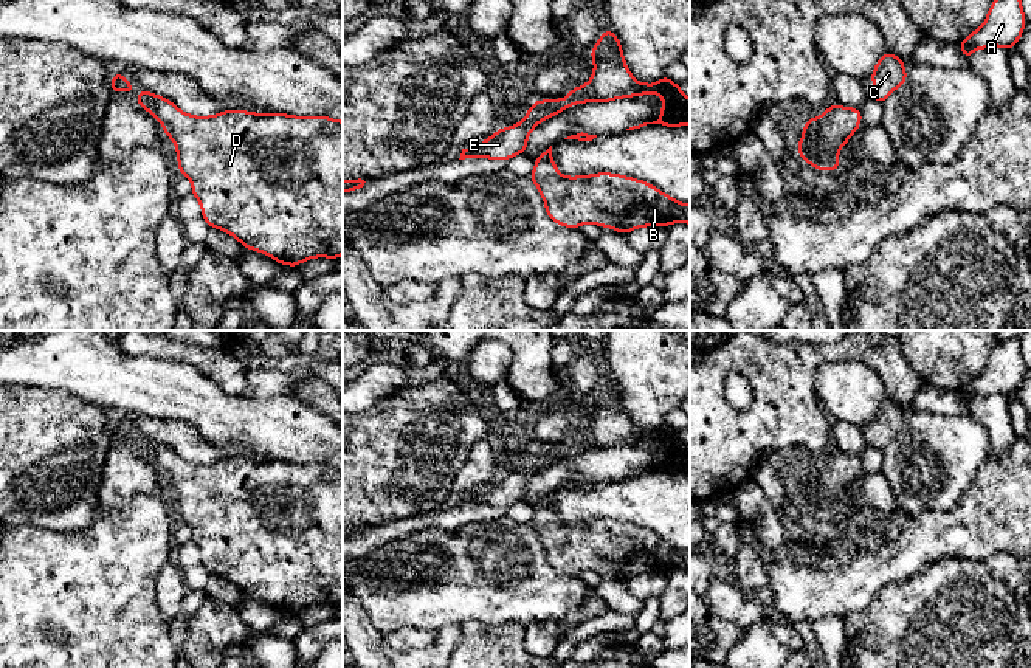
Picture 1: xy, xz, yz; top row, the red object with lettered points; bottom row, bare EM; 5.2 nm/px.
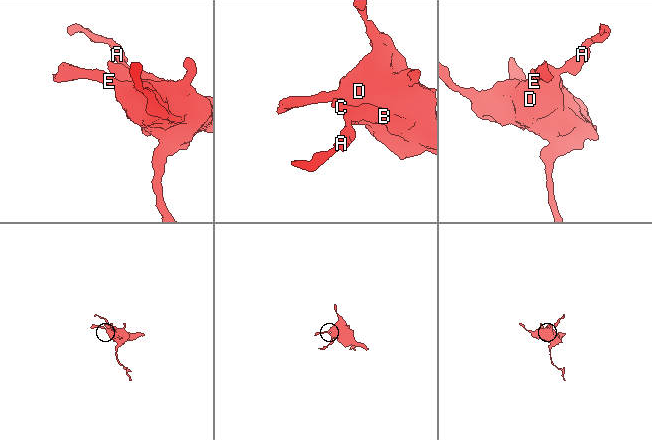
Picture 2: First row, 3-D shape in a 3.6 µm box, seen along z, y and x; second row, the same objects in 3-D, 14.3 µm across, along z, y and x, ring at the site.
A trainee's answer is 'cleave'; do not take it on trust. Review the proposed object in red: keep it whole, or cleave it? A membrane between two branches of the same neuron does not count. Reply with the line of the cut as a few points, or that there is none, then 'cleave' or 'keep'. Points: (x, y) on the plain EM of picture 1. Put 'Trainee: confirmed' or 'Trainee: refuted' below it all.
no cut | keep
Trainee: refuted

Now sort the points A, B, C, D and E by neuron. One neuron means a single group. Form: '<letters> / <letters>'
A B C D E

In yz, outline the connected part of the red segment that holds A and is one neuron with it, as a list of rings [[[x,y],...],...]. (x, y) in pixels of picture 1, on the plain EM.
[[[1002,339],[992,349],[984,370],[960,389],[961,400],[966,406],[975,397],[989,394],[1014,395],[1025,377],[1025,360],[1017,339]]]

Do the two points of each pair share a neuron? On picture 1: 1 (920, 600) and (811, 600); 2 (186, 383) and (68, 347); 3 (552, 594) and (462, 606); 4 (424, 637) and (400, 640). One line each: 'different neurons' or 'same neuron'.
1: different neurons
2: same neuron
3: same neuron
4: same neuron

